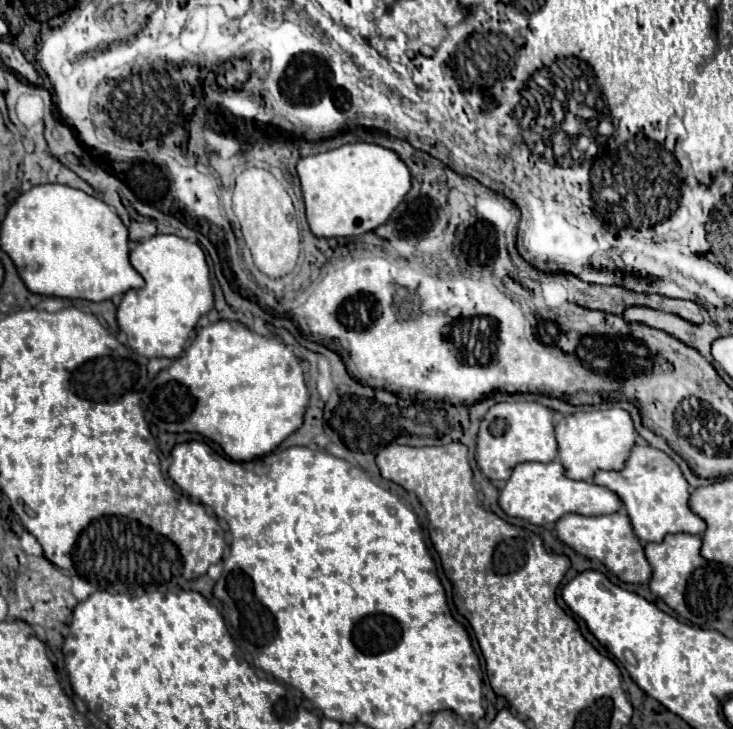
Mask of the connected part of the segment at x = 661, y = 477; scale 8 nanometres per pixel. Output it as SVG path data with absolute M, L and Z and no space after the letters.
M636 444L624 470L618 472L600 470L596 472L594 482L610 488L620 496L620 500L624 502L624 510L628 512L630 522L634 526L634 534L642 542L662 542L666 534L680 534L680 532L702 536L706 530L706 522L698 514L694 514L688 506L690 484L686 482L680 466L662 450Z

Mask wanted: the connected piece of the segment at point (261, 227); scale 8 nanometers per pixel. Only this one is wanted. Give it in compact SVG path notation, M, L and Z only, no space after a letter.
M246 168L238 178L232 194L232 210L240 220L244 240L252 252L254 264L270 278L280 278L294 270L300 252L300 230L294 206L284 186L264 168Z

